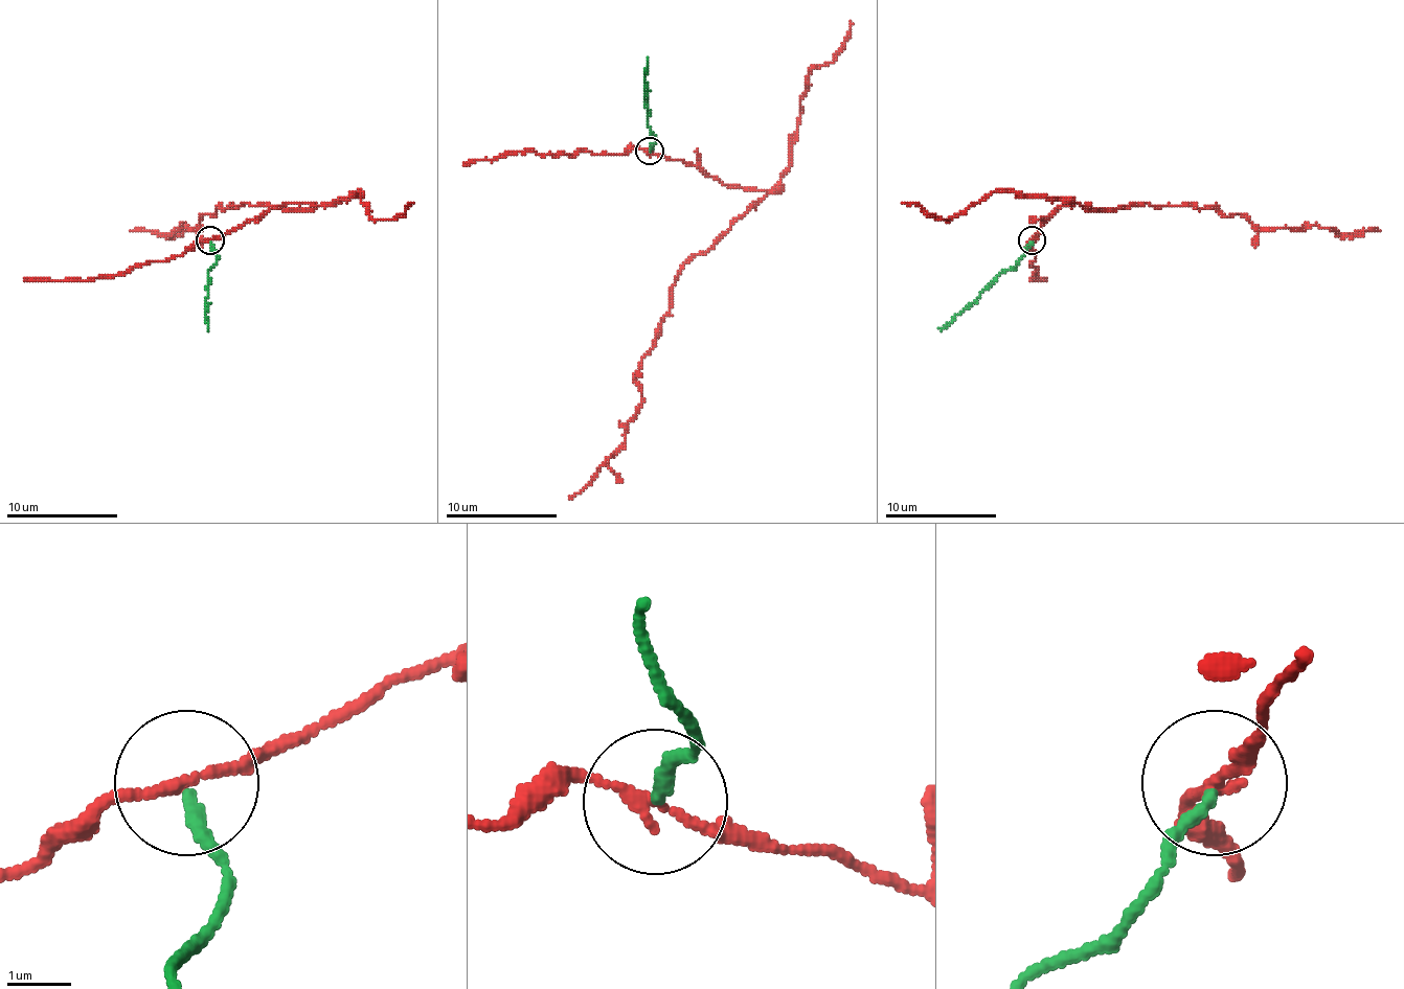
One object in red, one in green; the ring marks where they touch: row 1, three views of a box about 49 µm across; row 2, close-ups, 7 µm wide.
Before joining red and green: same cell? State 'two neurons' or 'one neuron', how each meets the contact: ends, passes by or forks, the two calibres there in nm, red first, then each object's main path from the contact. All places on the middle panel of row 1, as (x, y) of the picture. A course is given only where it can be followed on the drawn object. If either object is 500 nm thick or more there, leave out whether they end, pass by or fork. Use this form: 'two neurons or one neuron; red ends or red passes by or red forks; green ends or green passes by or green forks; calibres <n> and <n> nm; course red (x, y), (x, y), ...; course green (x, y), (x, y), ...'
two neurons; red passes by; green ends; calibres 160 and 200 nm; course red (650, 152), (767, 193), (683, 266), (641, 360), (641, 407), (569, 499); course green (650, 152), (656, 138), (648, 123), (644, 90), (648, 56)

